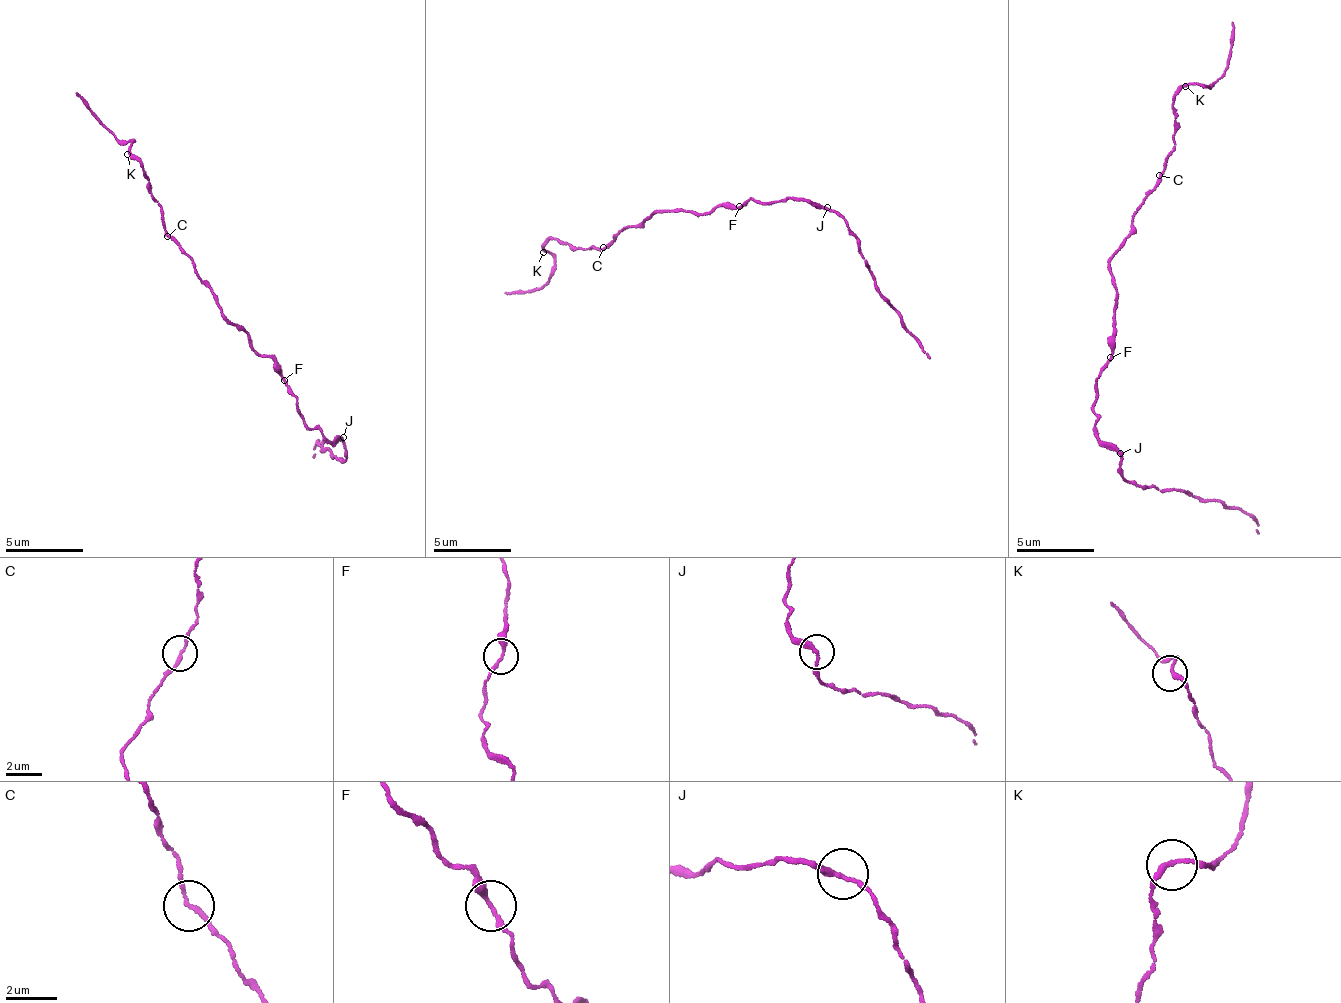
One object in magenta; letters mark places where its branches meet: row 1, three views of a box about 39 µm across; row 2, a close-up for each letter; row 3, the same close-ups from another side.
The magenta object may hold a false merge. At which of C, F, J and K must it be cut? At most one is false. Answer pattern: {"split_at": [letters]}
{"split_at": []}

